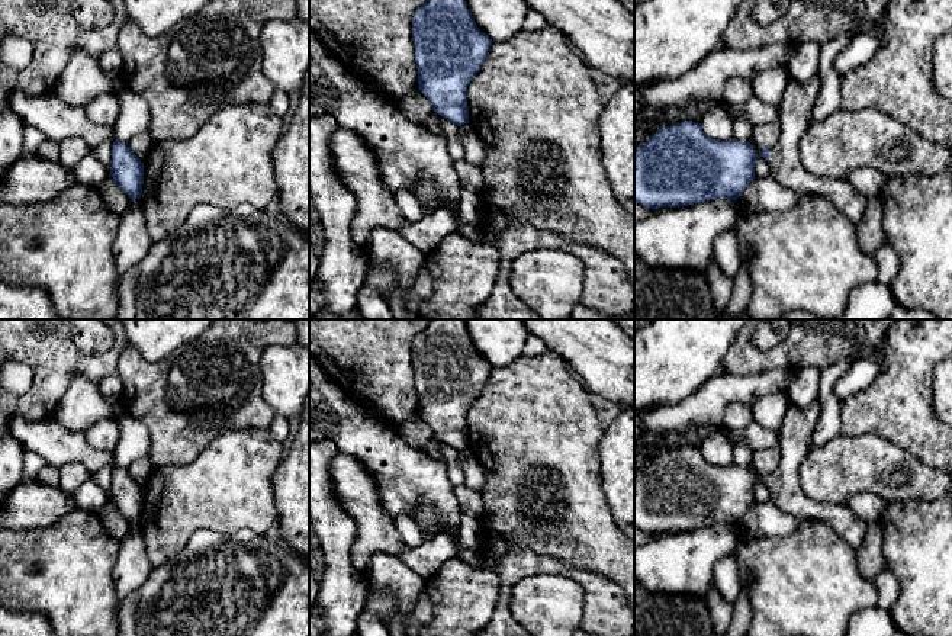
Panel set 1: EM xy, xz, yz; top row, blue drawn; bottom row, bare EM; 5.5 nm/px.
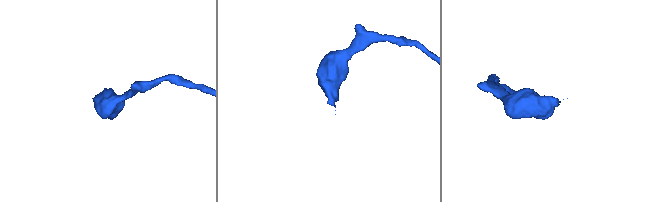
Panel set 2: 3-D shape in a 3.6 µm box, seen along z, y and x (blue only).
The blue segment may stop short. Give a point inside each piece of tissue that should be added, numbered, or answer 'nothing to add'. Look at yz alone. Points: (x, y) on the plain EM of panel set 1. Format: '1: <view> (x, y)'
1: yz (785, 491)

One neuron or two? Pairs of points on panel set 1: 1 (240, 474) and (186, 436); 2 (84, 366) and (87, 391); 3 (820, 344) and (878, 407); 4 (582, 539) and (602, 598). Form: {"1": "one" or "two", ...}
{"1": "two", "2": "two", "3": "two", "4": "two"}

